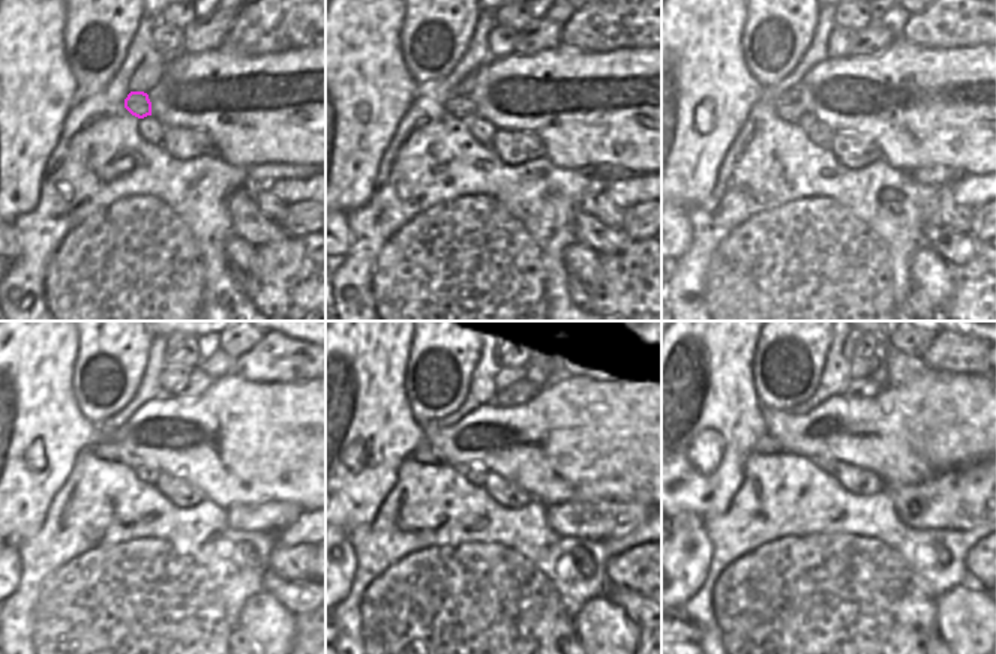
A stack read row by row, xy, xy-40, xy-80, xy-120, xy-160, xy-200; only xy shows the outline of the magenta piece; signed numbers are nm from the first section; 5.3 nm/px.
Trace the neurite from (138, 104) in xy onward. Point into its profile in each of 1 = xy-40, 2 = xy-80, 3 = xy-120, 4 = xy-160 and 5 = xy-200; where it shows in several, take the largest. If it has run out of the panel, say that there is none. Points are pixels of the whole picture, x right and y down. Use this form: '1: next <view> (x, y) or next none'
1: next xy-40 (459, 105)
2: next xy-80 (789, 107)
3: next xy-120 (107, 449)
4: next xy-160 (425, 452)
5: next xy-200 (765, 446)

